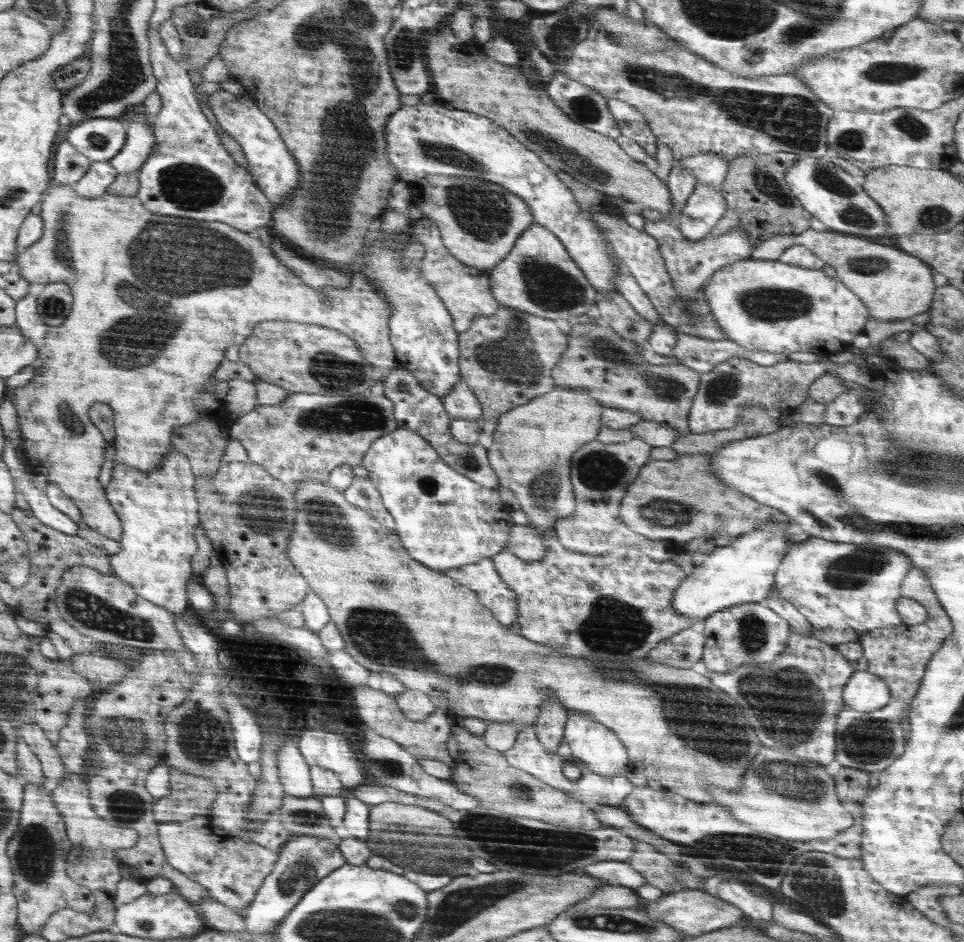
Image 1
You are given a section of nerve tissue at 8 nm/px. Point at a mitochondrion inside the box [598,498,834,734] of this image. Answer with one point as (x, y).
(754, 632)

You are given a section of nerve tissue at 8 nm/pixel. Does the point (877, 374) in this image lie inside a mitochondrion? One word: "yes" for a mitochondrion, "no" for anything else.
no

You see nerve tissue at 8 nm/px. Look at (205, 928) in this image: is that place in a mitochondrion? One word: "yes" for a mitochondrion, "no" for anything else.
no

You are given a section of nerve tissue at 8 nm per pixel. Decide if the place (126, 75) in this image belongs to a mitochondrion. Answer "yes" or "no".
yes

